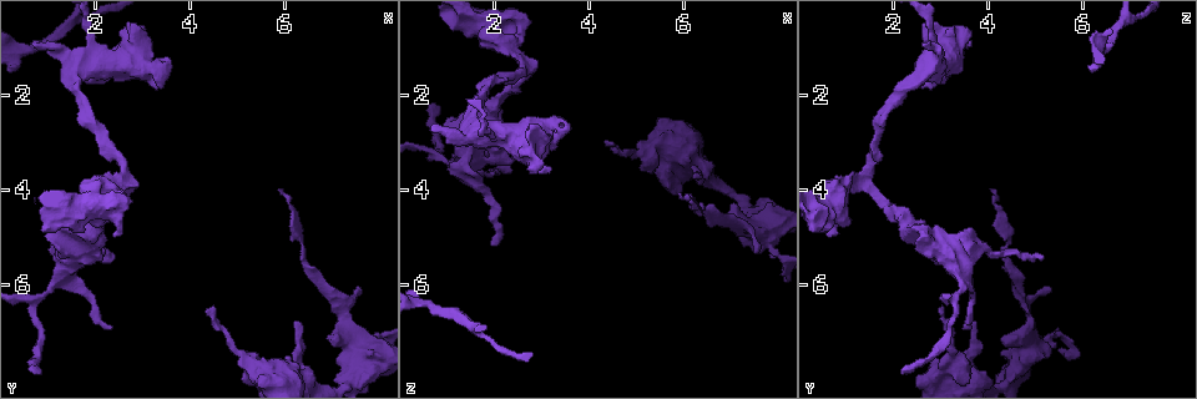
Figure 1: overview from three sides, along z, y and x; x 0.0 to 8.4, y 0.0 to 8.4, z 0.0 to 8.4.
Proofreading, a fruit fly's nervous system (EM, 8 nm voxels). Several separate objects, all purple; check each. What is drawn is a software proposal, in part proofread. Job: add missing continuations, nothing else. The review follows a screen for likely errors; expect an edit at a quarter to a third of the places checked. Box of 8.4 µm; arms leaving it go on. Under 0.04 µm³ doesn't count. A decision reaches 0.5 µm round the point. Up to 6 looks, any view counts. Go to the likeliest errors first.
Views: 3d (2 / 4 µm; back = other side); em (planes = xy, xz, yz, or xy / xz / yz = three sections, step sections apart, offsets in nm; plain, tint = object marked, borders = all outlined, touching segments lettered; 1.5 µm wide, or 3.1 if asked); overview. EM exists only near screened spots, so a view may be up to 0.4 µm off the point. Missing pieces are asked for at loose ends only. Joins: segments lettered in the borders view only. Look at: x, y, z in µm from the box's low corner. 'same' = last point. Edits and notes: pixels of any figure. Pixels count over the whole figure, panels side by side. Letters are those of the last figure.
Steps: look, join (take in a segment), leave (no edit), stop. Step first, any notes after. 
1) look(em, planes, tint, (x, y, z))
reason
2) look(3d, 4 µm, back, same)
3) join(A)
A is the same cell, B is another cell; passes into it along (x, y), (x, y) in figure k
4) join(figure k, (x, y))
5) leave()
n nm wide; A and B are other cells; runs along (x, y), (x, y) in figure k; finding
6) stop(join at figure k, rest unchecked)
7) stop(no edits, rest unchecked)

look(em, xz, step 4, tint, (4.35, 6.60, 2.95))

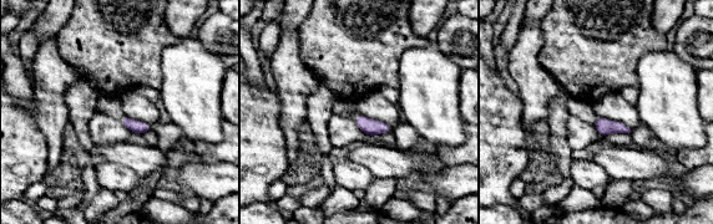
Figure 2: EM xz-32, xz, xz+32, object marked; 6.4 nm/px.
look(em, planes, borders, same)

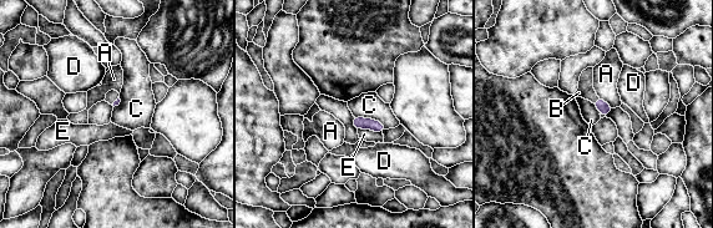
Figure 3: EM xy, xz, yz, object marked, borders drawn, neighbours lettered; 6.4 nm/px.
join(B)
C touches over 240 nm; B is the same cell, A, C, D and E are other cells; the cell continues

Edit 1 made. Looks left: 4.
look(overview)
redraw

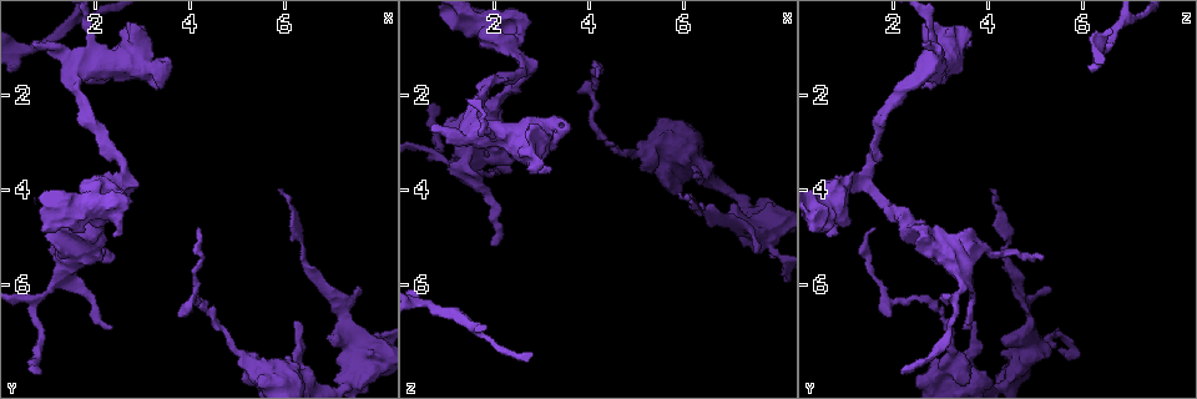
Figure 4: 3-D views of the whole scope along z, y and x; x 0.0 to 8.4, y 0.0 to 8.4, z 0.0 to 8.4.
look(em, planes, plain, (0.70, 0.85, 2.70))
free end

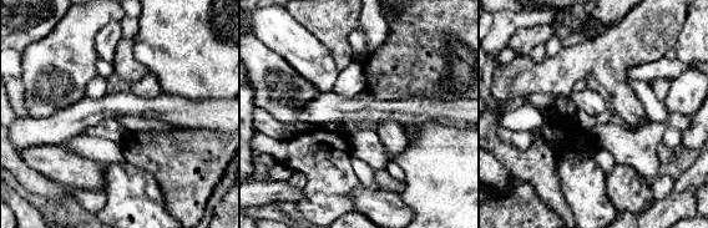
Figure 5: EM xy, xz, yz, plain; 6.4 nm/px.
look(em, planes, borders, same)

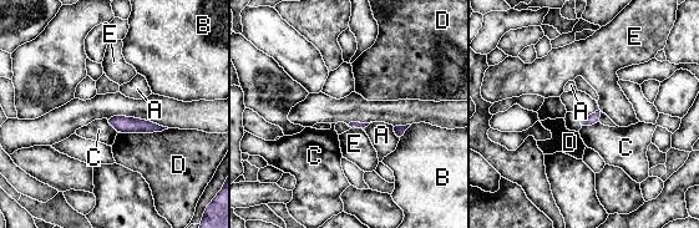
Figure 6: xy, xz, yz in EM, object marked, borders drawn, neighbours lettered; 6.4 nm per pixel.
leave()
A, B, C, D and E are other cells; border along (598, 121), (581, 128) in figure 6; no lettered segment goes on from it

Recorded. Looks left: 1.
look(em, planes, borders, (7.50, 6.15, 5.30))
thin end

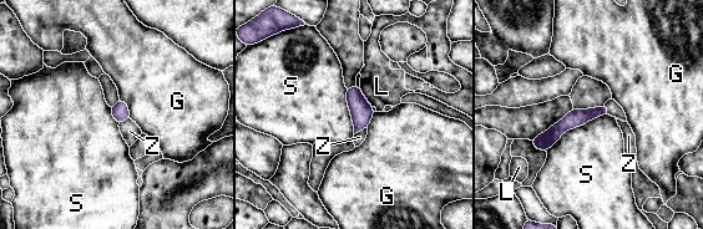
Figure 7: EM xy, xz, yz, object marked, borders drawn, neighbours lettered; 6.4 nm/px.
leave()
G, L, S and Z are other cells; runs along (605, 111), (576, 117), (536, 142) in figure 7; no lettered segment goes on from it

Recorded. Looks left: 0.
stop(join at figure 3, rest unchecked)

